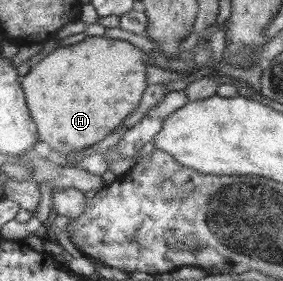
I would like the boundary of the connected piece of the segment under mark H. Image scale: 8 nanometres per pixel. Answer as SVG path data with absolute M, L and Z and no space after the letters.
M88 36L73 45L58 47L47 54L35 68L21 78L20 83L27 107L35 121L38 140L47 142L57 152L69 154L103 140L114 131L125 117L129 117L140 104L143 91L149 86L145 77L147 56L129 41L104 36Z

